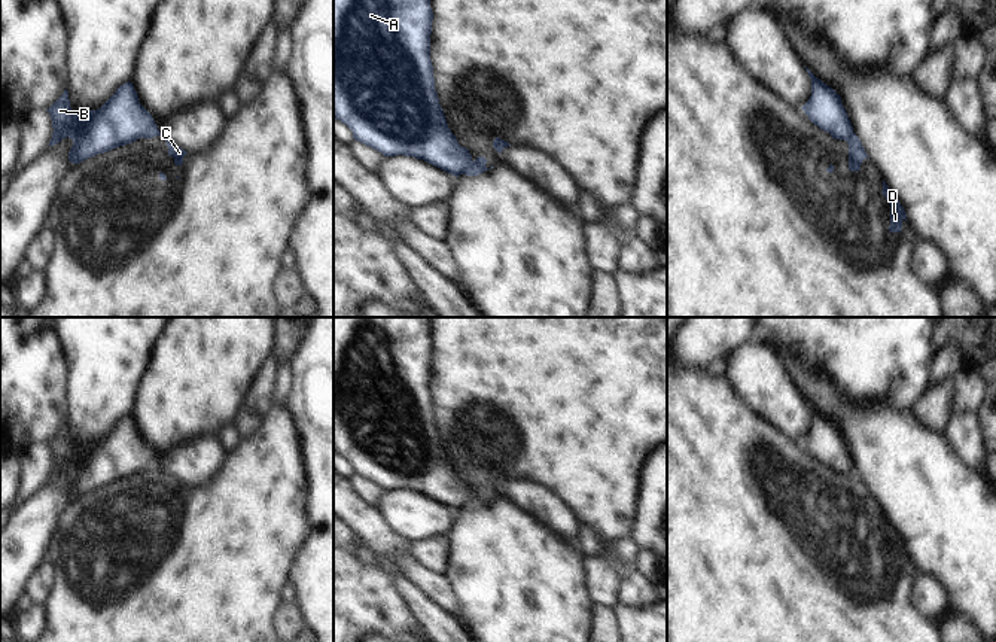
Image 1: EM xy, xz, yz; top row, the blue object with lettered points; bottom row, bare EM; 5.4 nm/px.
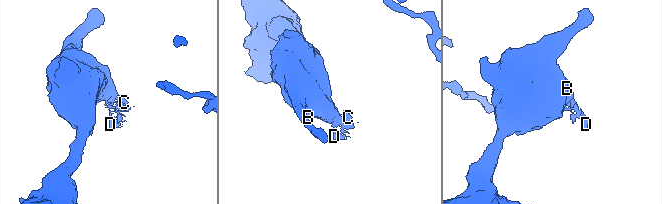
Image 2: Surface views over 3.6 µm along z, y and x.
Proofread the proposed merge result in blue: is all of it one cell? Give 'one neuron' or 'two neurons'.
two neurons

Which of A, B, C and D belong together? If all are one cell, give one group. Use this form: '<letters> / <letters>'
A B / C D

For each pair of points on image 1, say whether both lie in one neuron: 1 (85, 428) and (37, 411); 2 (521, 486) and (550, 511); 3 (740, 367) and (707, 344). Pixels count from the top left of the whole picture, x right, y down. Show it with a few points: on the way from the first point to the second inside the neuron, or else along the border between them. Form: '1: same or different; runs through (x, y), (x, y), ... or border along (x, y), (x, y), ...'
1: different; border along (66, 386), (64, 422)
2: same; runs through (529, 493), (542, 504)
3: different; border along (757, 338), (739, 346), (727, 358)

